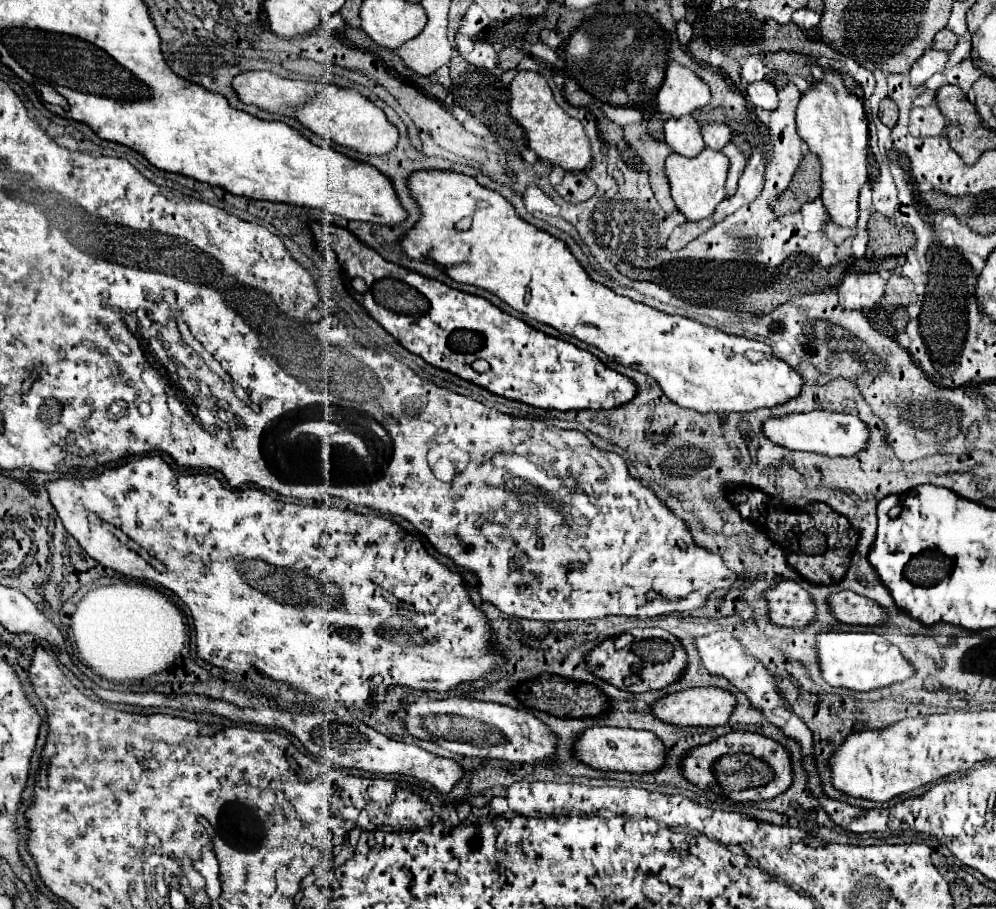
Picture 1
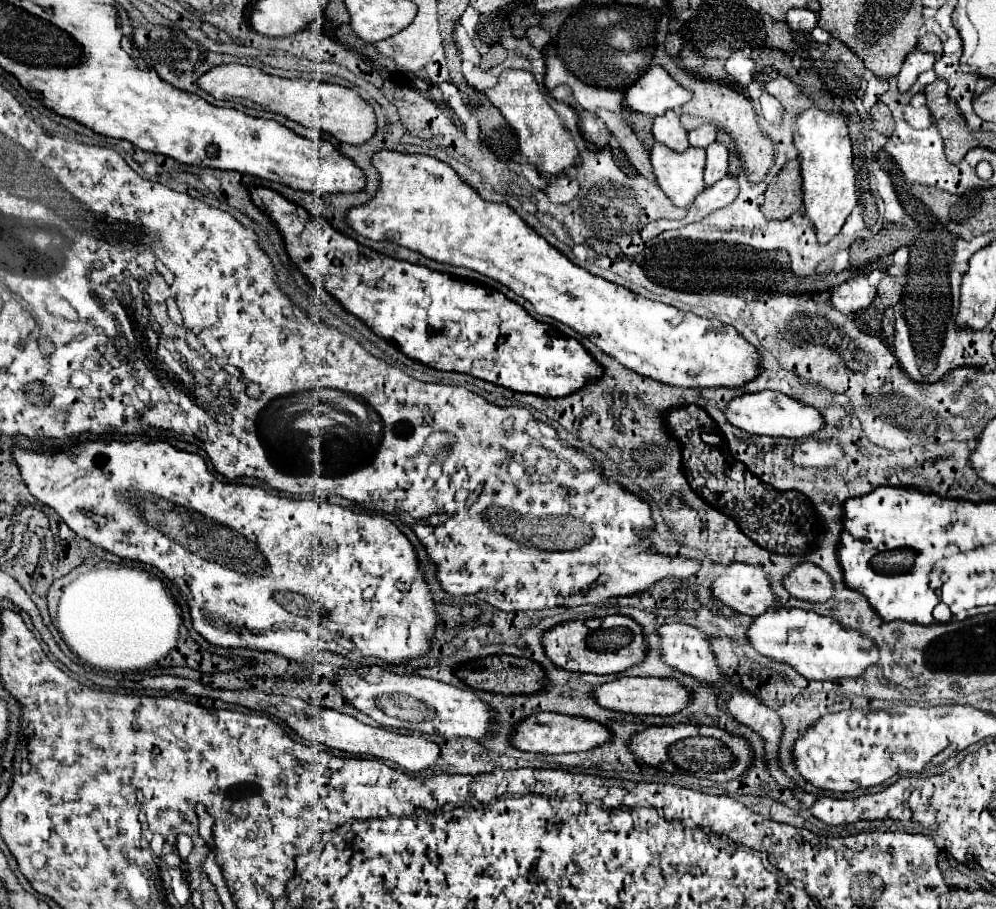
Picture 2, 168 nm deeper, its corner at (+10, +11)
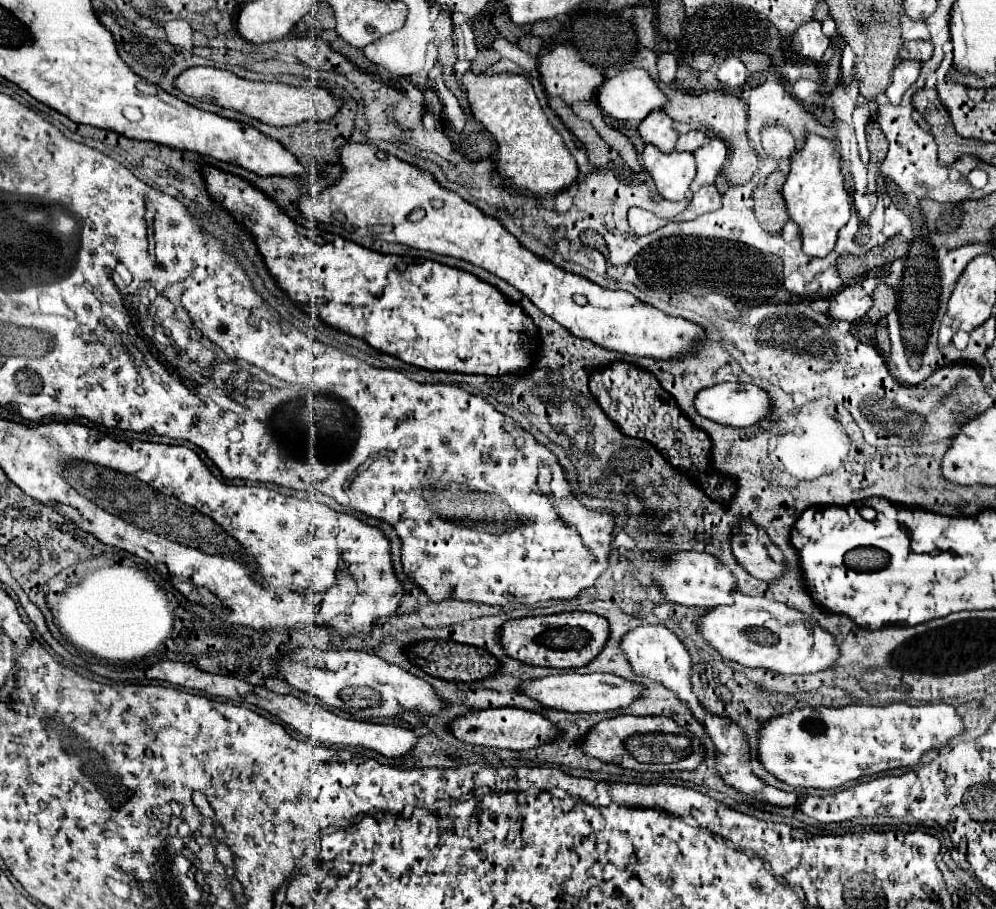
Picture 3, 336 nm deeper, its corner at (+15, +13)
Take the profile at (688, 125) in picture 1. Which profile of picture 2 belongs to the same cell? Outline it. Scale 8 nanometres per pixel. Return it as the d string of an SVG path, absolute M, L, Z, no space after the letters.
M666 111L664 115L654 119L652 135L658 143L664 143L666 147L670 147L676 153L682 153L690 147L688 145L688 133L684 131L680 117L674 111Z

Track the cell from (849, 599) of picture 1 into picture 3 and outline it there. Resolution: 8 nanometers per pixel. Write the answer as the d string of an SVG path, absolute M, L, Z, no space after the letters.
M741 521L741 525L735 527L733 555L753 577L765 583L779 581L787 571L783 553L777 551L777 545L771 543L765 531L749 521Z

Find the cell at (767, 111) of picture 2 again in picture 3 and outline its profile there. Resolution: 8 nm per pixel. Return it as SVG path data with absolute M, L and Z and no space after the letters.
M769 125L761 131L761 143L763 149L773 155L777 161L789 159L791 153L797 149L797 143L791 135L791 131L785 125Z

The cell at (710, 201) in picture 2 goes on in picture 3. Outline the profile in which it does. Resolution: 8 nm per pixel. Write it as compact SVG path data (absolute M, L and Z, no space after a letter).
M707 185L707 187L701 187L699 191L693 193L693 199L691 203L687 205L687 209L679 215L679 219L695 219L703 213L711 213L711 211L717 211L721 207L721 193L717 191L715 185Z

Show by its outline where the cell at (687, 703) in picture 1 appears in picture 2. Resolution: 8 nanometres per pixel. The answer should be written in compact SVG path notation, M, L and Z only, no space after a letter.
M620 677L598 685L592 691L598 705L618 713L630 715L674 715L688 703L688 691L676 679L644 679L644 677Z

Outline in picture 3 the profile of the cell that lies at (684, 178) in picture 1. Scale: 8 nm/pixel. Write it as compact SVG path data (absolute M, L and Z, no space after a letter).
M645 145L643 165L663 199L681 201L689 195L689 185L695 179L695 157L691 153L661 153L655 145Z

